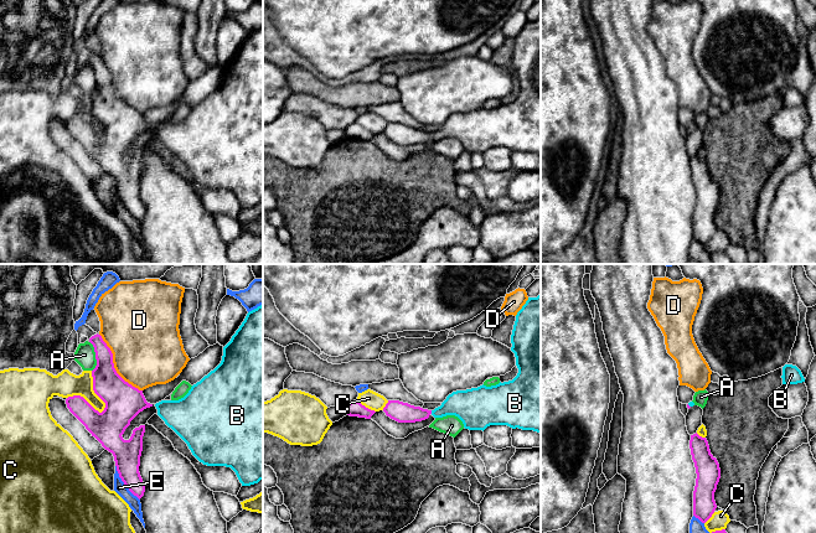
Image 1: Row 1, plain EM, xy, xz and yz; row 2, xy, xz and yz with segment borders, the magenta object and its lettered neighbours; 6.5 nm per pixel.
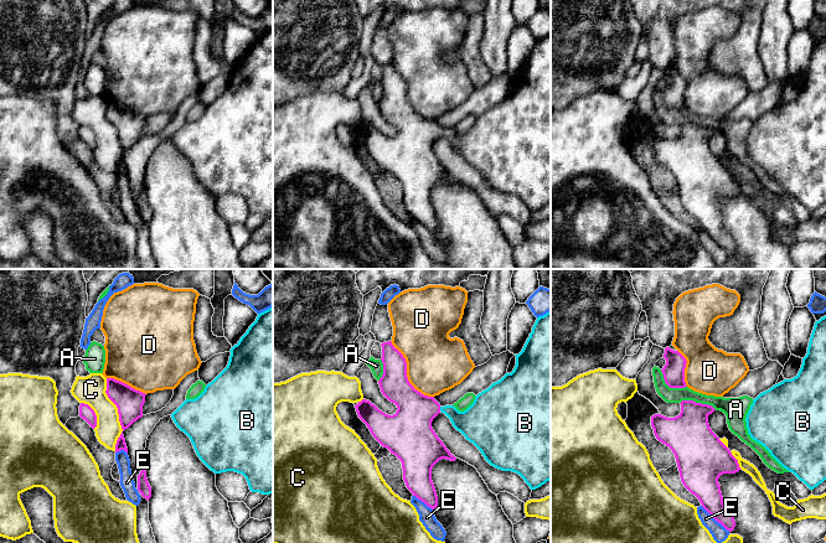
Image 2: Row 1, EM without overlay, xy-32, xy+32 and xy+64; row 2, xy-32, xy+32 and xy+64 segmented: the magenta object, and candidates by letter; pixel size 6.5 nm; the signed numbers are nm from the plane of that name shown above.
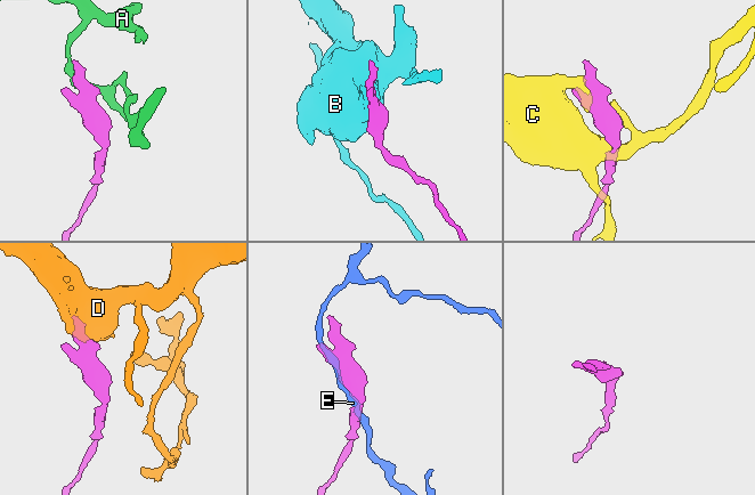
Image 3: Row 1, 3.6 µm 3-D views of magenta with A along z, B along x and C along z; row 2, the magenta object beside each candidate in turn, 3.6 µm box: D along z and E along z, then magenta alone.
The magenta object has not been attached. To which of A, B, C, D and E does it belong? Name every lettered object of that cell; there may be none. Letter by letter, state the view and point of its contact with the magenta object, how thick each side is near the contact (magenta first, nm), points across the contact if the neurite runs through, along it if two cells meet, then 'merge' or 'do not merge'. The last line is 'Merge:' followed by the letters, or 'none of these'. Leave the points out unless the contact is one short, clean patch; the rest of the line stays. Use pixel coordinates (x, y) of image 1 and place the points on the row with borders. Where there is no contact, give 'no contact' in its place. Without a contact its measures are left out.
A: contact xy (96, 356); calibres 190 and 140 nm; do not merge
B: contact xz (430, 412); calibres 130 and 200 nm; way xz (401, 412), (430, 412), (468, 405); merge
C: contact xy (94, 392); calibres 240 and 170 nm; do not merge
D: contact xy (113, 366); calibres 240 and 460 nm; do not merge
E: contact xy (123, 481); calibres 180 and 80 nm; do not merge
Merge: B

